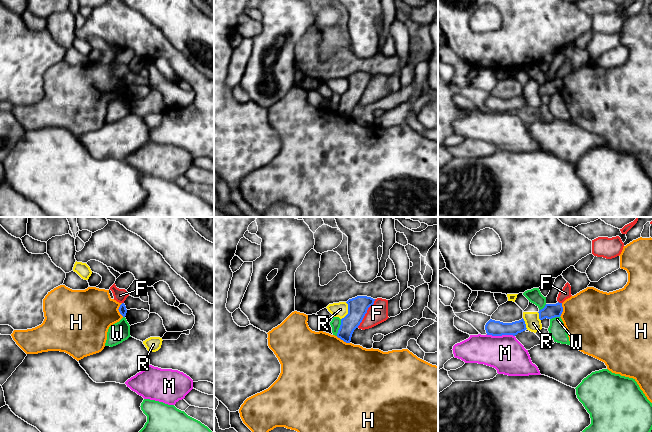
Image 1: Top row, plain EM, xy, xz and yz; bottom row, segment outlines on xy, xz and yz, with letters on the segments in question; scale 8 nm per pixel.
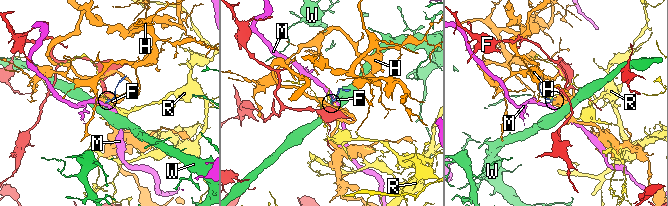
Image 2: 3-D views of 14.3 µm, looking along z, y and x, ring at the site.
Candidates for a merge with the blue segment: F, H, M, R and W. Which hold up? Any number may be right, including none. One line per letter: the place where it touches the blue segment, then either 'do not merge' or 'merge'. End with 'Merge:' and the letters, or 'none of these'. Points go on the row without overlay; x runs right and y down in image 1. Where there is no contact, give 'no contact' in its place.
F: contact xz (366, 88); do not merge
H: contact xy (118, 85); do not merge
M: contact yz (500, 111); do not merge
R: contact xz (348, 87); do not merge
W: contact xz (340, 103); do not merge
Merge: none of these

